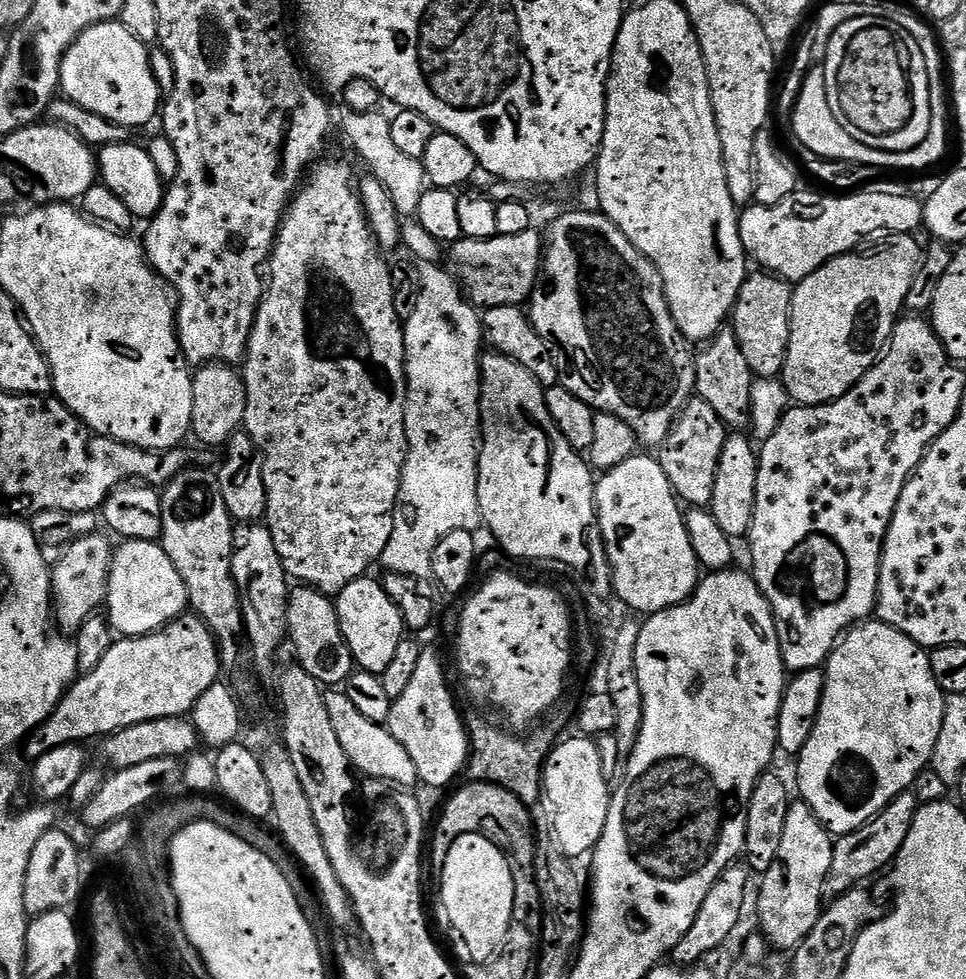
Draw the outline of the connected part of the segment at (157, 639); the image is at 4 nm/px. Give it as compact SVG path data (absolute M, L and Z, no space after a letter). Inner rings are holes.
M185 614L171 624L164 625L158 632L149 636L134 636L117 639L106 650L106 658L94 666L94 670L83 673L65 692L60 705L48 715L48 720L40 725L26 741L29 757L35 758L54 750L63 744L89 742L95 736L107 738L123 728L138 726L158 718L184 716L191 713L193 706L210 690L212 684L221 679L220 655L216 649L216 640L204 621L195 614Z

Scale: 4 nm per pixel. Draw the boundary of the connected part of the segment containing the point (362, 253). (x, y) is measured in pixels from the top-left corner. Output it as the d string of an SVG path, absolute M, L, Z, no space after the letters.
M321 159L307 173L306 183L293 195L288 205L288 210L284 214L284 221L280 223L280 230L276 233L276 244L272 247L272 254L266 265L266 272L270 279L267 281L264 289L264 299L260 301L260 307L256 309L256 321L248 339L248 350L245 352L242 361L242 375L244 377L244 385L246 386L246 414L244 415L242 428L243 431L248 433L249 438L256 443L260 451L260 457L264 460L262 474L266 482L266 527L268 527L270 534L274 538L274 550L278 550L278 558L282 558L284 571L288 573L293 581L299 582L301 585L307 585L310 588L315 588L324 596L335 598L339 596L342 590L346 590L346 586L350 586L350 582L361 579L367 573L364 571L372 563L375 565L379 561L380 555L386 550L386 542L390 542L390 534L394 534L394 510L396 509L396 499L398 498L398 490L400 489L402 470L408 457L408 439L406 438L406 426L404 425L404 411L406 410L406 398L408 397L408 380L404 376L404 324L394 306L394 286L392 285L392 270L389 261L386 262L380 257L382 255L382 249L376 242L376 236L372 232L372 227L368 224L368 215L364 213L364 204L360 200L359 191L354 187L354 180L352 184L351 166L344 160L328 159Z

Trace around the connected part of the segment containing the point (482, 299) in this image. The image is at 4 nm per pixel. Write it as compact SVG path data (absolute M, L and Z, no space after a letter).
M529 230L513 236L495 236L489 240L465 240L451 245L446 252L446 270L460 285L461 292L477 309L494 306L524 306L532 299L544 255L545 241Z

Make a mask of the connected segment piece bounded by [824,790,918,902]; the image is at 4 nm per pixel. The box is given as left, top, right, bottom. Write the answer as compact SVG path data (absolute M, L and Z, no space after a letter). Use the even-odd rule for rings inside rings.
M909 790L894 797L873 820L869 820L858 830L848 832L833 843L830 858L830 874L826 874L824 883L825 901L831 902L848 891L861 887L871 876L887 869L900 853L902 842L906 842L906 834L910 834L910 826L914 826L918 799L915 791Z

